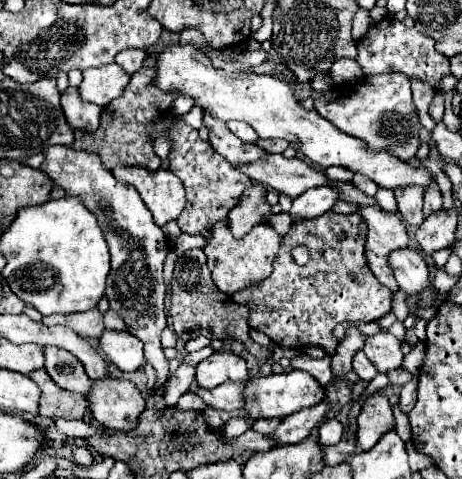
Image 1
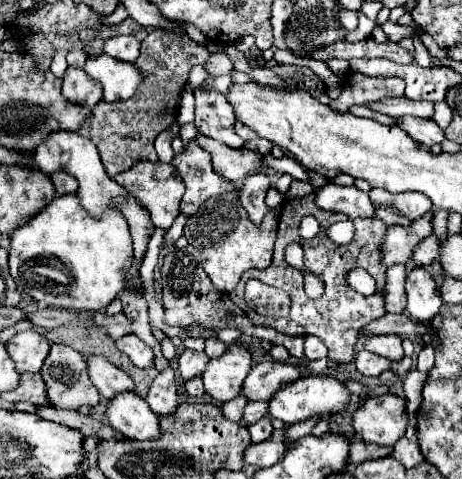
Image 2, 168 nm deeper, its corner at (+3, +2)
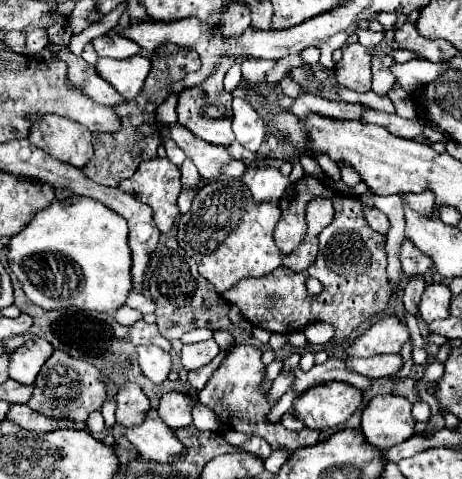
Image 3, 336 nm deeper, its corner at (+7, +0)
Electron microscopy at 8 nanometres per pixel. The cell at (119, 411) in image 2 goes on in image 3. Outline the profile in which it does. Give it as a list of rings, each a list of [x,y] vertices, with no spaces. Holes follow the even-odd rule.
[[[144,417],[140,425],[126,429],[126,439],[138,449],[142,459],[148,461],[176,461],[184,453],[184,445],[178,441],[174,431],[160,421],[160,417]]]

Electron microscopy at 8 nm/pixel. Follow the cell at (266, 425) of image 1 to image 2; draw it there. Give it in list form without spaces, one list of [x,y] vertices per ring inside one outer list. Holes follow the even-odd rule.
[[[262,417],[262,419],[256,421],[254,425],[250,425],[248,431],[250,431],[250,435],[252,435],[252,443],[262,443],[262,441],[270,439],[274,427],[272,427],[272,423],[270,423],[268,417]]]

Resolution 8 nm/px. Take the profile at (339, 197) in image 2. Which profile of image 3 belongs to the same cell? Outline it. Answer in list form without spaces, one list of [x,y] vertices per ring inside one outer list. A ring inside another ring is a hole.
[[[362,205],[362,213],[364,213],[364,219],[368,219],[368,225],[374,229],[374,231],[380,231],[380,233],[386,233],[390,223],[386,219],[386,215],[382,211],[378,211],[376,207],[368,207],[368,205]]]

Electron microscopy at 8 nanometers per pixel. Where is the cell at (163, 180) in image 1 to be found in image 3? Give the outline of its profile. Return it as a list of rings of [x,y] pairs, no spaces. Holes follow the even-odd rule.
[[[152,159],[152,161],[142,161],[140,167],[136,169],[136,173],[130,179],[120,181],[118,185],[122,191],[138,197],[140,201],[144,201],[146,205],[152,207],[154,211],[154,221],[156,227],[160,229],[160,233],[168,233],[178,217],[178,209],[176,209],[176,199],[182,191],[182,183],[180,183],[180,169],[170,163],[168,159]]]

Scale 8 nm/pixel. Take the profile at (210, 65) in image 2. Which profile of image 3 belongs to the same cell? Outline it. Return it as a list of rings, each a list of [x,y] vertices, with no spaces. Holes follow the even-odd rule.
[[[224,57],[224,61],[220,61],[220,65],[216,65],[216,71],[212,71],[212,75],[182,91],[178,95],[178,107],[176,107],[176,113],[178,113],[178,121],[188,127],[196,137],[212,143],[212,145],[230,145],[234,141],[234,133],[232,133],[232,95],[228,91],[224,91],[224,75],[226,71],[234,65],[232,57]]]

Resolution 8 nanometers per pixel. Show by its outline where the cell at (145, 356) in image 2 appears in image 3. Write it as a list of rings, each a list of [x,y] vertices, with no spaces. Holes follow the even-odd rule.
[[[140,345],[136,349],[138,349],[138,363],[140,363],[142,373],[150,381],[162,383],[170,373],[170,365],[172,365],[170,353],[164,353],[152,345]]]

